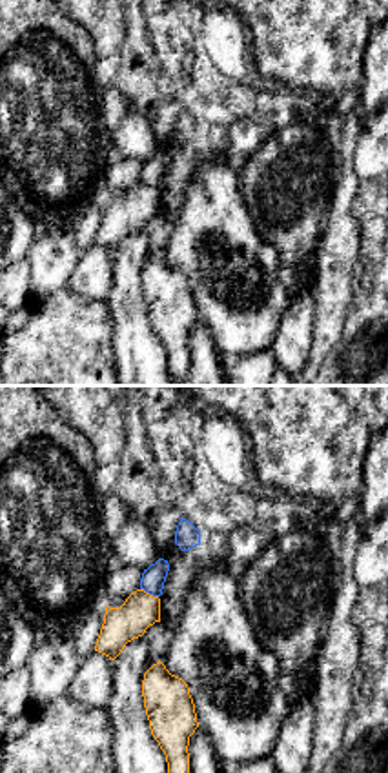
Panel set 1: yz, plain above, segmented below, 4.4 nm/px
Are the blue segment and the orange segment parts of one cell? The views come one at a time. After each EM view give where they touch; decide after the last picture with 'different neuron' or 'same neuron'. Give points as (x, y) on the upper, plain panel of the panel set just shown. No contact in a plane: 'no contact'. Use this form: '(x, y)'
(150, 186)

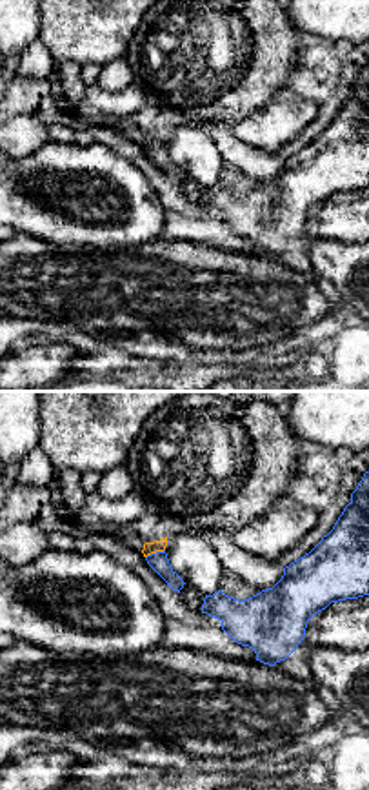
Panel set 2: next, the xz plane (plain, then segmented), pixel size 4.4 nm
(157, 144)

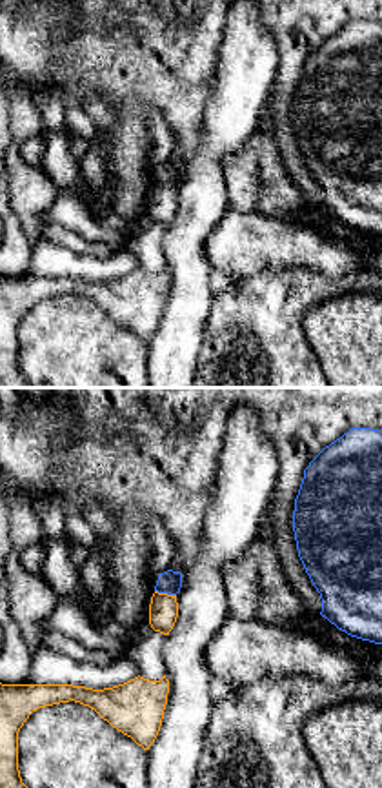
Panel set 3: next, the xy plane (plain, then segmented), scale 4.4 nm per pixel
(166, 184)

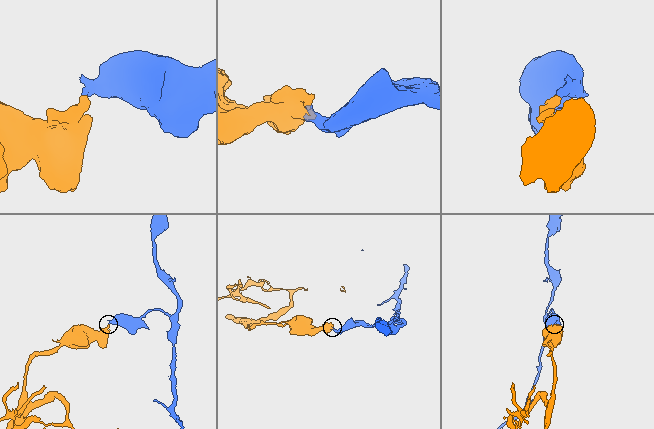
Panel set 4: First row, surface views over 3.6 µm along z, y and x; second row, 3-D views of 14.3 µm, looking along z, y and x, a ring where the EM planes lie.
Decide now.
different neuron

